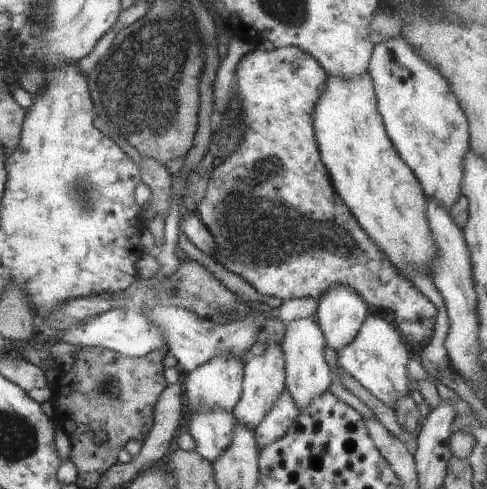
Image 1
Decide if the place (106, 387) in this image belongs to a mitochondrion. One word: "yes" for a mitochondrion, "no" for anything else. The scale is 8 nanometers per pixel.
yes

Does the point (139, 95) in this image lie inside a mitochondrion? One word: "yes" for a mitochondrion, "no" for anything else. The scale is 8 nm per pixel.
yes

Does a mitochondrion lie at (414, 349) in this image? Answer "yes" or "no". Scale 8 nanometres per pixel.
no

